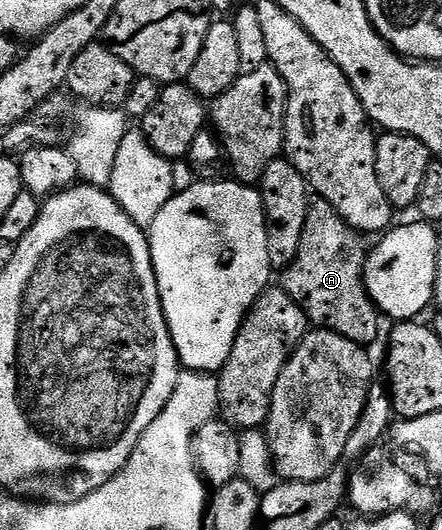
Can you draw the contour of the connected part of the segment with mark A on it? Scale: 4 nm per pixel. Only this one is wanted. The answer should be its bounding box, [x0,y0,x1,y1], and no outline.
[282,198,382,346]

